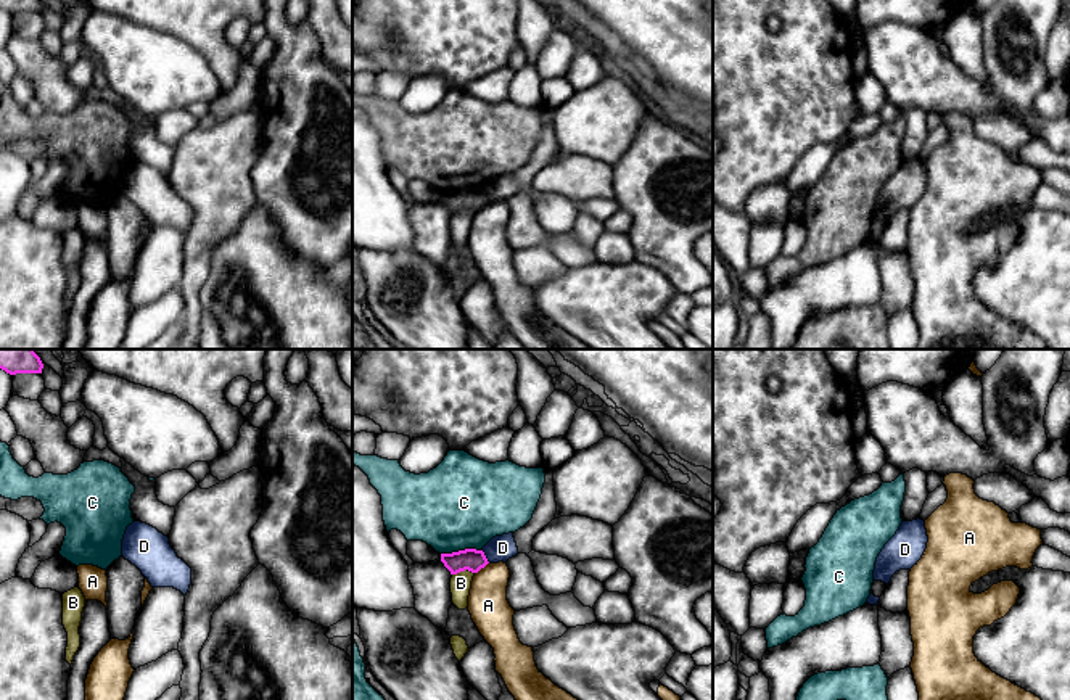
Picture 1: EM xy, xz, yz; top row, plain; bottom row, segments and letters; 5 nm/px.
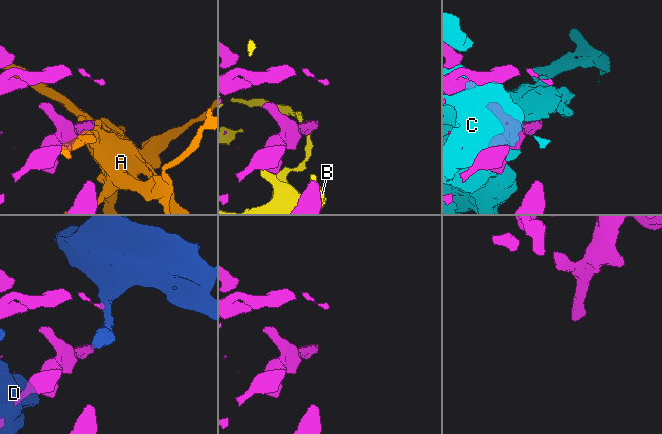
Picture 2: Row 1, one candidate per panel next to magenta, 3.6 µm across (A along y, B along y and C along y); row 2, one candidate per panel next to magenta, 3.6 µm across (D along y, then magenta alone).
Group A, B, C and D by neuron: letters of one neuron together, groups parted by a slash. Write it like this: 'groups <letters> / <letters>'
groups A / B / C / D

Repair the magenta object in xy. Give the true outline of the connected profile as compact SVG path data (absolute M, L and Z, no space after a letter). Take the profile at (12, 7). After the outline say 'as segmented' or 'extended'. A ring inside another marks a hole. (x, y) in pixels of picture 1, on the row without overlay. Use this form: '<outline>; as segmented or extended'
M0 0L0 8L10 14L16 13L42 13L42 0Z; as segmented

